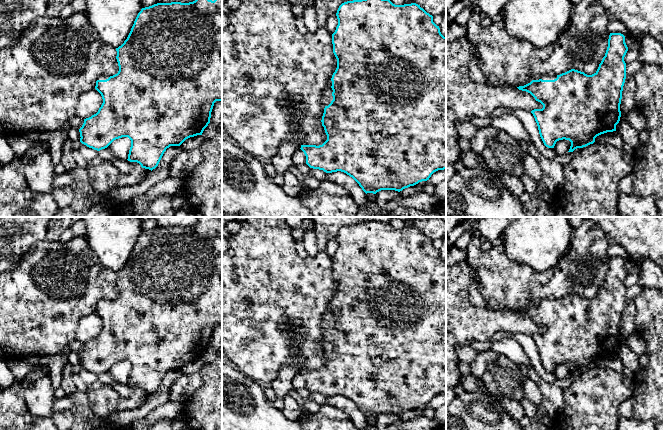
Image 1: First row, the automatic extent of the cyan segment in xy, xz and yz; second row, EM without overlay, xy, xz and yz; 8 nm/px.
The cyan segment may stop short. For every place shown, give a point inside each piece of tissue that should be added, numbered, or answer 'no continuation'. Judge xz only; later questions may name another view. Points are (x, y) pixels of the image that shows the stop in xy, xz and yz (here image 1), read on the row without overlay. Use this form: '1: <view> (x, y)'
1: xz (327, 321)

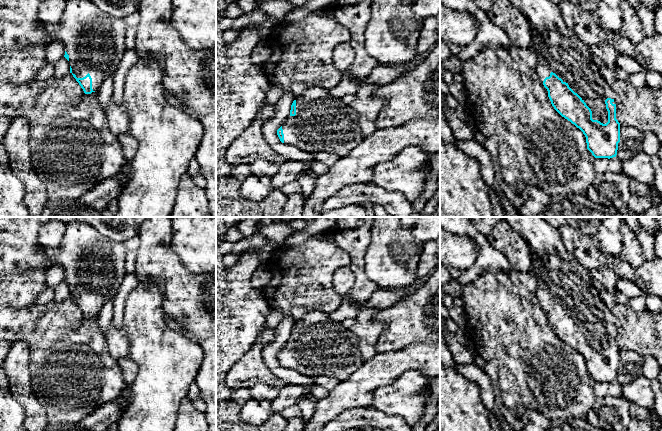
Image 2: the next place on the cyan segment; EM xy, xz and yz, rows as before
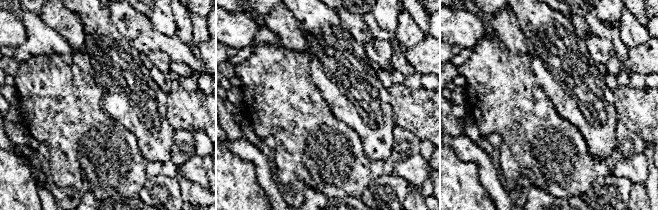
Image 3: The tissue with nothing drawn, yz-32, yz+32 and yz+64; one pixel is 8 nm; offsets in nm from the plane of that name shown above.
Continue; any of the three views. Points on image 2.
1: yz (559, 274)

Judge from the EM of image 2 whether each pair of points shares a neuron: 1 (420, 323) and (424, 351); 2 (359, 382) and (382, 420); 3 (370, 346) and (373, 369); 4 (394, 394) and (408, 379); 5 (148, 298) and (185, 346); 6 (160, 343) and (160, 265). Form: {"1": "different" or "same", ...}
{"1": "different", "2": "different", "3": "different", "4": "same", "5": "same", "6": "different"}

